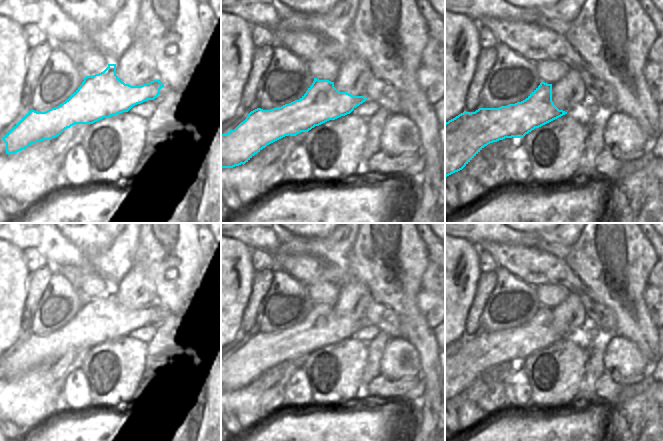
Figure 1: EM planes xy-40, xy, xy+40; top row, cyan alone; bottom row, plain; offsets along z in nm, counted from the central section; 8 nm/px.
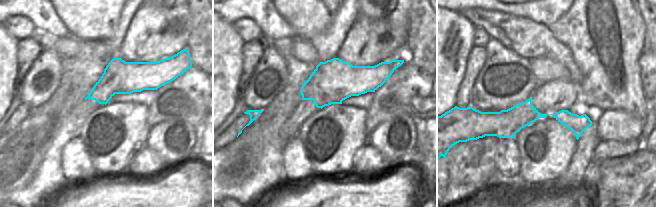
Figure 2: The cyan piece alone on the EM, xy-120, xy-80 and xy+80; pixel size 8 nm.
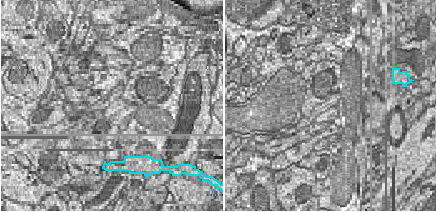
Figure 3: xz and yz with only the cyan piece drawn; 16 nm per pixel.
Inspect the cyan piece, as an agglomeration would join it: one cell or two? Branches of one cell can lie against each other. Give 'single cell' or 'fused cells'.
fused cells

